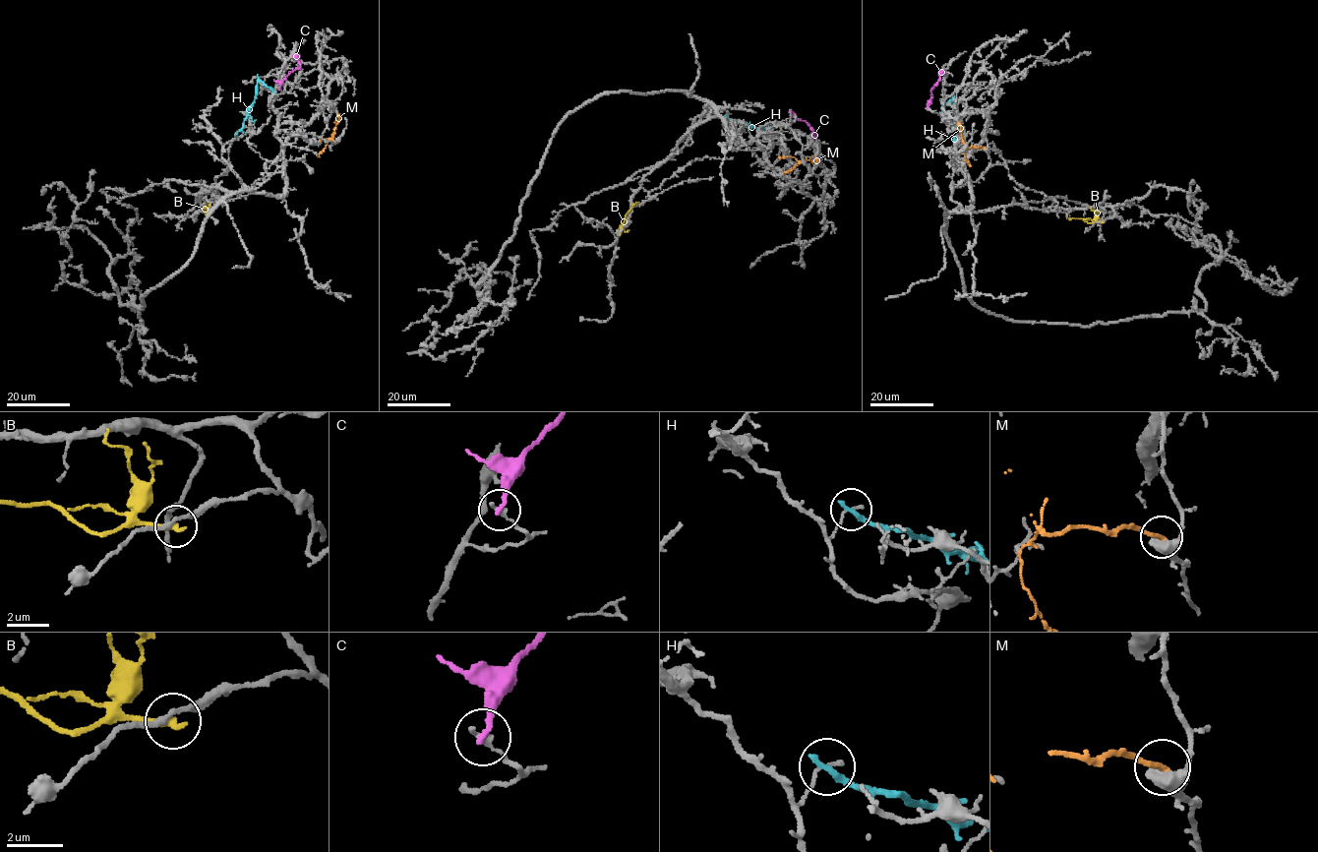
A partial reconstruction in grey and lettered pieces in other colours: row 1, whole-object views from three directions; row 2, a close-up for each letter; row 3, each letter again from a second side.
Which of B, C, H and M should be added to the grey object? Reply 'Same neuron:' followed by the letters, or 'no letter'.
Same neuron: no letter

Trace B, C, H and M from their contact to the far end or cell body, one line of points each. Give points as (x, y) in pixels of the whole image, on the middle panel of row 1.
B: (620, 232), (626, 212), (638, 203)
C: (791, 111), (813, 131), (812, 137)
H: (727, 117), (766, 129), (780, 121)
M: (781, 174), (804, 159), (816, 162), (813, 155)

